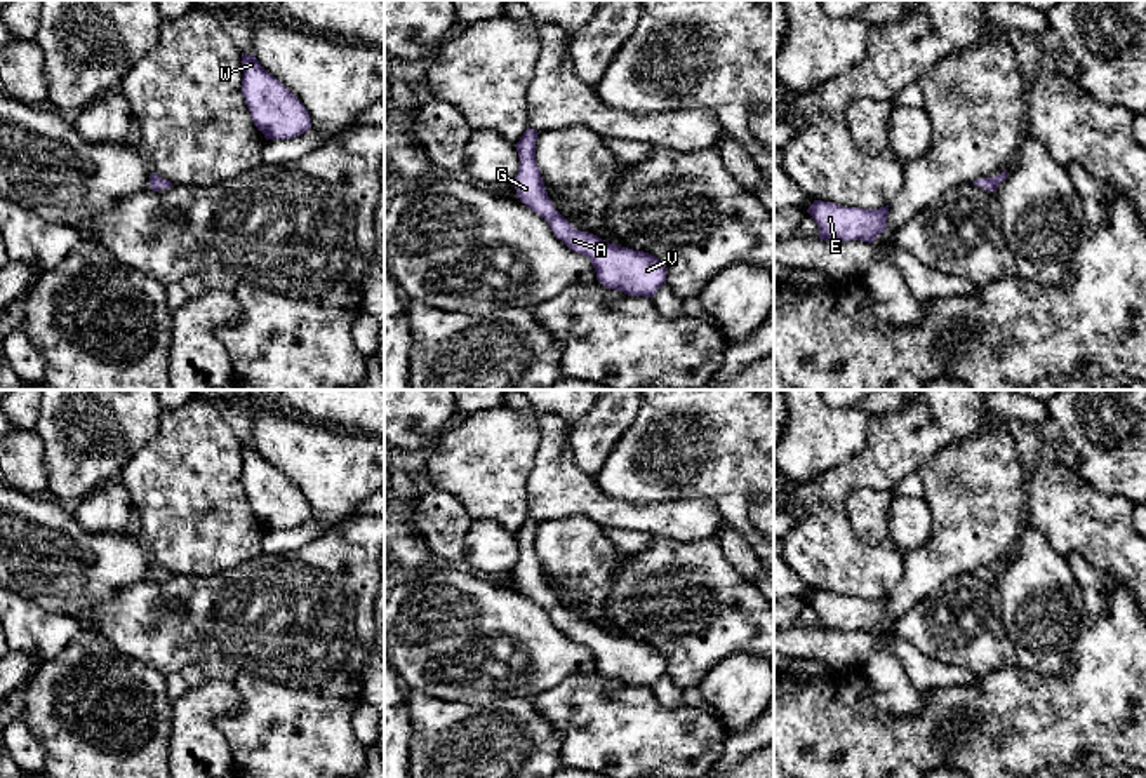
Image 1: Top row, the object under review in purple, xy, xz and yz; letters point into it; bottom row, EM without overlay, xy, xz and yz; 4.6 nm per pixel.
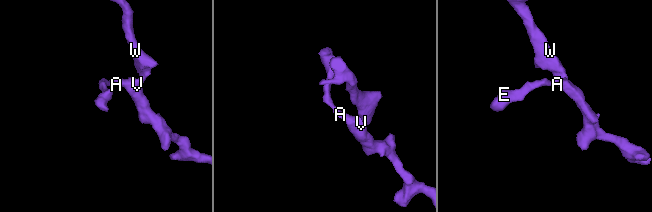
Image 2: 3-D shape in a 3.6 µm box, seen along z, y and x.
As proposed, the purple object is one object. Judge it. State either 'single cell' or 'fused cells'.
single cell

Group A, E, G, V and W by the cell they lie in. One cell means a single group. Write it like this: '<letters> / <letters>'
A E G V W

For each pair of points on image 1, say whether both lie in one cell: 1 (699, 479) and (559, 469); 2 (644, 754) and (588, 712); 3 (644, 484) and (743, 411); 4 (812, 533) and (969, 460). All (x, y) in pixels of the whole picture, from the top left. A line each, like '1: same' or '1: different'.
1: different
2: same
3: same
4: different

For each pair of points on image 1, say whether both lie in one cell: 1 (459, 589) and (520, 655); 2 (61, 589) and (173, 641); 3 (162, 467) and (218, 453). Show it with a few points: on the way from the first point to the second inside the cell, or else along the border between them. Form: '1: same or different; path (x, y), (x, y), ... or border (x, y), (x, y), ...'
1: same; path (470, 604), (505, 639)
2: different; border (131, 583), (110, 597), (98, 599), (79, 620)
3: same; path (176, 467), (190, 467), (204, 456)

